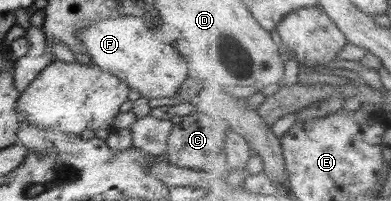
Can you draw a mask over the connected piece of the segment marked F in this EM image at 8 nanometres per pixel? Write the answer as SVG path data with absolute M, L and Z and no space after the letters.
M141 17L86 20L78 28L78 35L95 65L135 88L148 100L176 96L183 81L191 75L186 58L172 44L161 42Z

